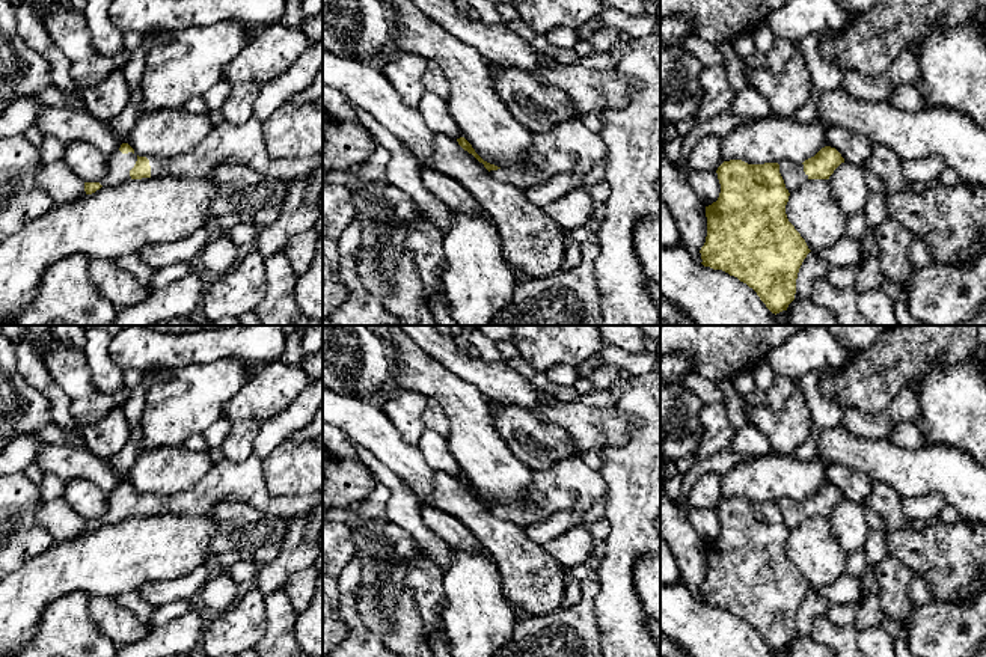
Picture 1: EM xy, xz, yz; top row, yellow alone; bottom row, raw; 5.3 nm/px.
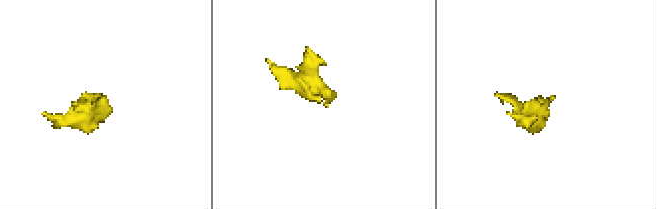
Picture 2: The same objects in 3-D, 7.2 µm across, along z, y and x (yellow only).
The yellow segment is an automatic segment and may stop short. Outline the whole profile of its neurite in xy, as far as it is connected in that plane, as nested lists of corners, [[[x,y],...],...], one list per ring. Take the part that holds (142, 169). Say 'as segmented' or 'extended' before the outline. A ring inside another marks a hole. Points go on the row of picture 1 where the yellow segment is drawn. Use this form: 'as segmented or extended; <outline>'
extended; [[[252,116],[241,125],[225,122],[213,127],[194,148],[172,158],[139,157],[128,143],[122,143],[109,155],[104,181],[84,182],[84,191],[92,194],[104,185],[151,176],[207,178],[223,163],[241,163],[288,184],[308,178],[323,163],[323,154],[311,158],[274,158],[265,146],[262,122]]]

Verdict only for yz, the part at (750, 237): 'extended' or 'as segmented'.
extended

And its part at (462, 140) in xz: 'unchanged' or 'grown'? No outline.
grown

